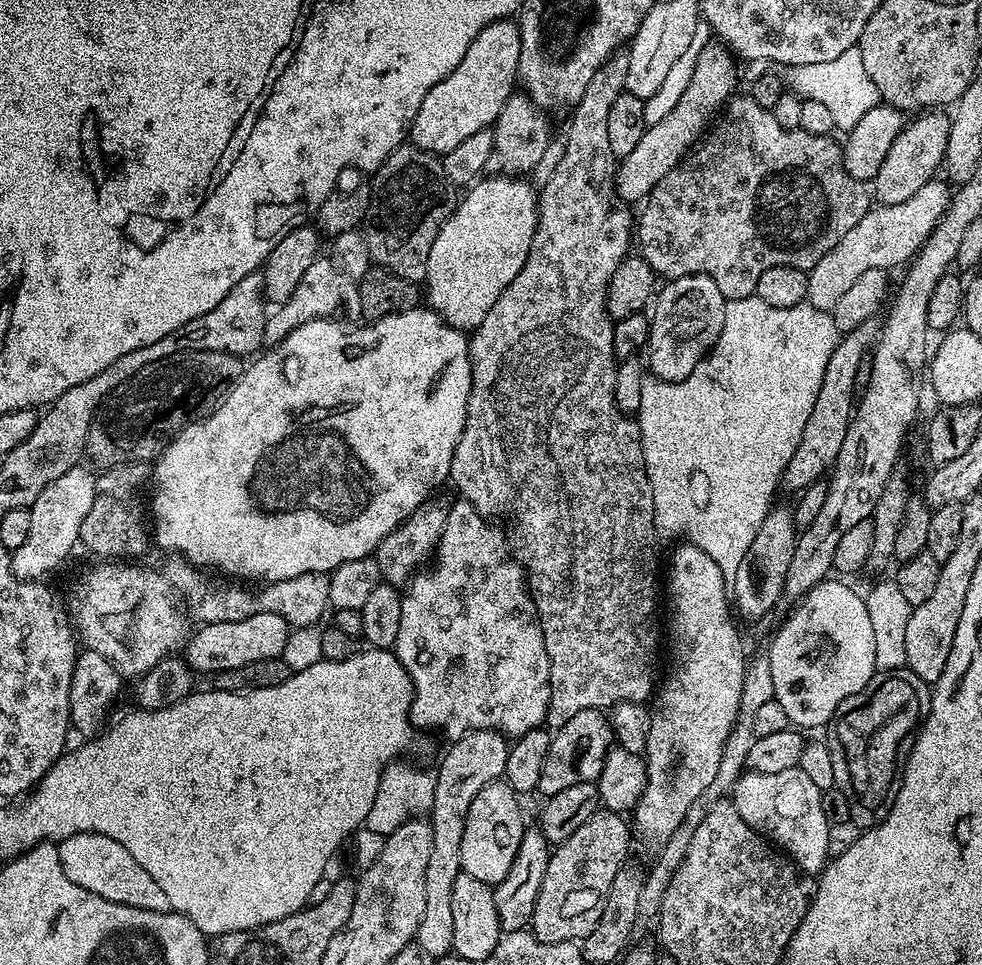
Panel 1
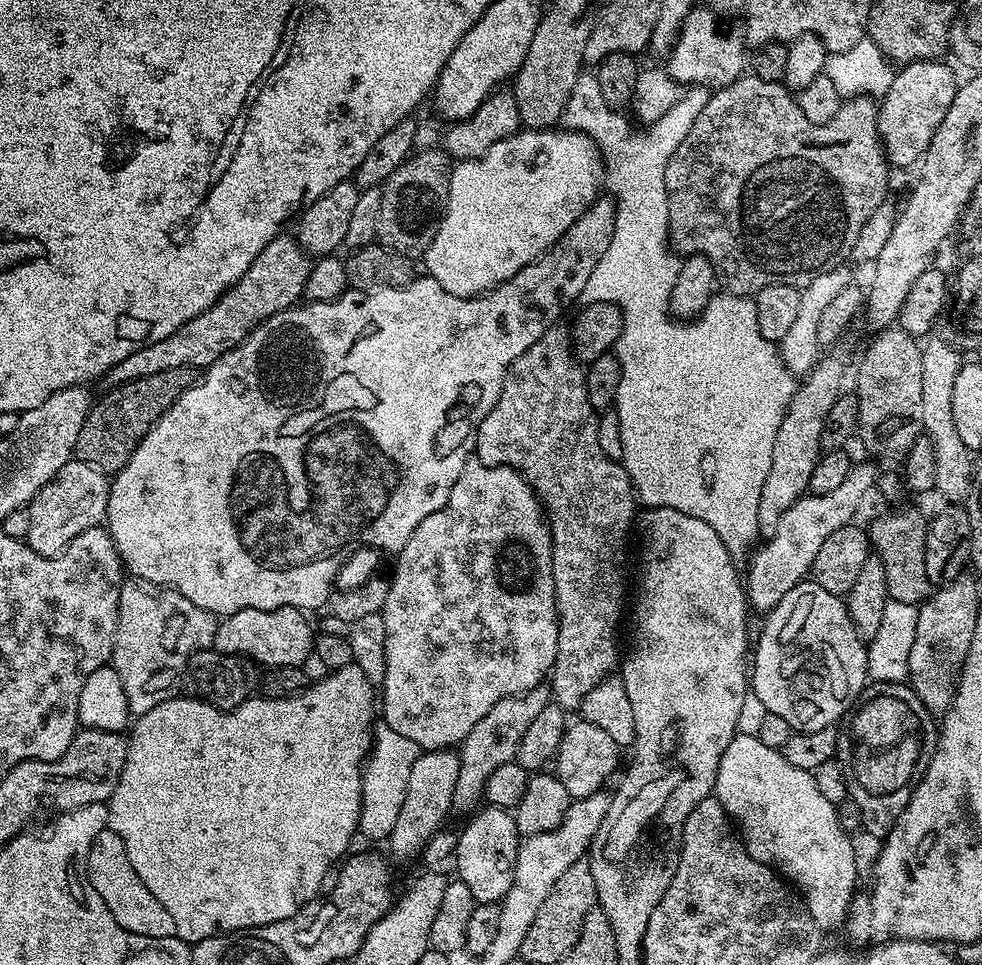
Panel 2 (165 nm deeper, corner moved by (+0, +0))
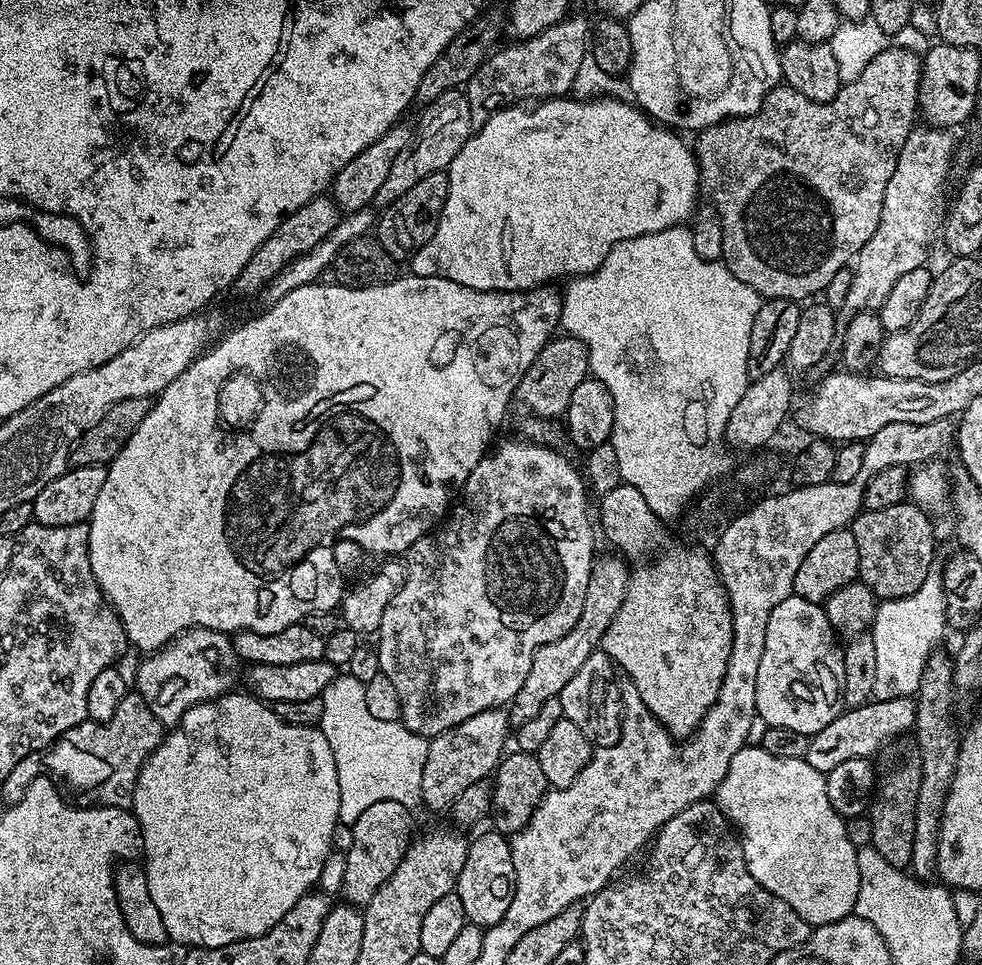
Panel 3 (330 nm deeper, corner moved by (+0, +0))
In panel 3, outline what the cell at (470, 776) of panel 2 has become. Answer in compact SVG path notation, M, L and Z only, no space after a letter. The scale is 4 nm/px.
M620 554L612 555L616 556L604 556L601 560L599 557L593 563L590 586L586 590L586 602L582 602L582 614L576 625L566 634L562 634L562 638L542 646L534 654L534 662L530 662L530 674L526 674L522 690L518 690L510 705L510 719L513 725L519 726L522 722L534 718L534 714L538 714L544 703L559 696L562 686L566 686L566 682L570 682L574 674L578 674L582 662L586 662L586 658L590 658L590 654L600 648L600 639L606 634L606 626L610 626L614 614L618 614L618 608L622 606L630 575L625 557Z

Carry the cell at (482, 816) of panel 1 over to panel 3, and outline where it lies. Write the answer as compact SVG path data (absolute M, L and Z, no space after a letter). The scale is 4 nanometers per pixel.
M487 831L469 843L466 866L462 866L462 874L458 874L455 891L458 898L462 898L462 910L466 910L468 923L476 924L482 929L502 922L516 889L514 858L509 837L503 832Z

